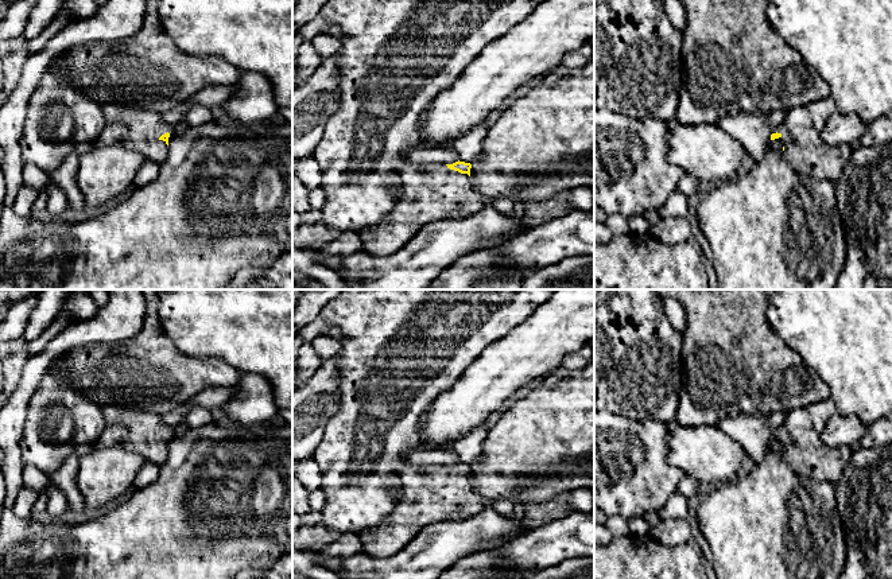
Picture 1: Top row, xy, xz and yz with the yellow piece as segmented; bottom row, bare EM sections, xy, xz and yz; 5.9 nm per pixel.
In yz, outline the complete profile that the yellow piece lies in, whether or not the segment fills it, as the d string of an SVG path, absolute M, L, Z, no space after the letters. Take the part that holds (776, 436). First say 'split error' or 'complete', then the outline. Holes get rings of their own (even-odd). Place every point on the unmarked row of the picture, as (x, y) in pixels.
split error | M831 397L798 408L787 413L780 434L771 442L784 439L784 461L799 475L837 486L850 462L853 448L848 446L826 447L822 432L827 420L837 413Z

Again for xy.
split error | M116 407L102 408L105 430L100 436L104 447L121 447L162 466L168 454L168 428L162 415Z

